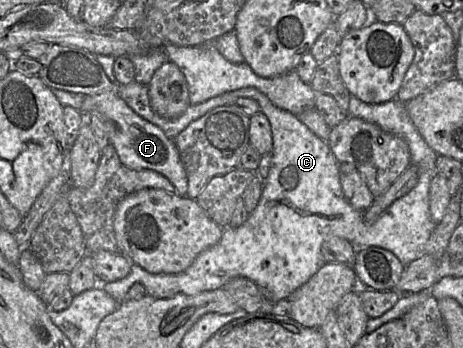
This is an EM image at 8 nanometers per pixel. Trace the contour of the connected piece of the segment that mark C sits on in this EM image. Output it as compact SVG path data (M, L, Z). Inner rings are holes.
M135 80L129 84L119 85L118 95L135 113L148 122L158 126L173 141L192 121L200 118L213 108L223 105L233 105L240 97L251 98L259 104L261 112L266 115L270 122L273 150L271 152L272 167L268 178L263 181L260 203L242 226L238 228L224 228L219 243L200 253L193 264L179 274L151 274L134 264L127 277L114 282L102 283L103 290L115 299L117 303L122 303L127 300L128 292L134 283L142 284L146 289L147 295L151 297L171 299L177 294L192 296L202 292L221 289L228 281L236 277L248 278L258 286L269 289L272 293L272 298L266 301L276 303L288 299L294 291L307 283L325 265L321 247L326 240L332 237L343 238L353 244L357 249L367 247L385 249L394 254L405 266L426 254L426 245L436 227L430 211L430 186L432 179L437 174L436 161L439 155L426 143L411 121L404 102L395 98L380 104L369 104L352 95L350 98L349 116L376 124L384 131L404 139L409 148L411 165L415 165L419 170L417 185L405 196L396 200L374 224L367 225L364 222L363 213L356 211L343 195L339 163L330 150L327 141L321 139L311 131L300 121L298 116L275 106L258 89L254 87L241 88L210 98L197 105L190 105L182 115L175 119L164 118L156 113L150 104L147 86L137 83Z

